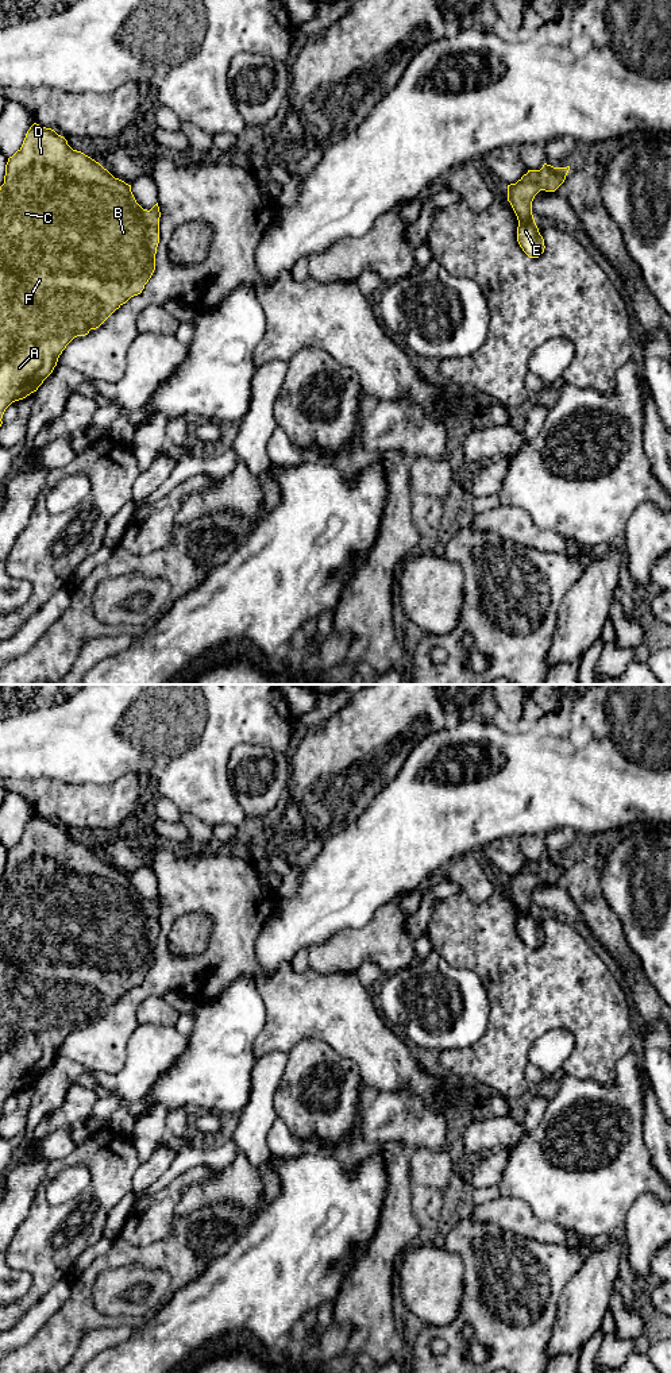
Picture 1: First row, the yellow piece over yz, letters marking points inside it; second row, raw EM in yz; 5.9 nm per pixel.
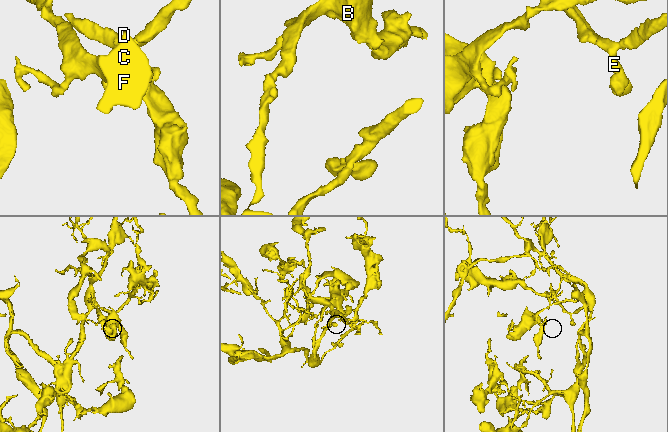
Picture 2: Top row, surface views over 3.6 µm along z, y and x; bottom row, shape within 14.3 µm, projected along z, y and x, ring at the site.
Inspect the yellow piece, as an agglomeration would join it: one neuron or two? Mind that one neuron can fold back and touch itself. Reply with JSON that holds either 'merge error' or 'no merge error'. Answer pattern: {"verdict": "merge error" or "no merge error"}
{"verdict": "no merge error"}

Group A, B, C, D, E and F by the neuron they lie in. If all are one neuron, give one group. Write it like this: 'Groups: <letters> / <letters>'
Groups: A B C D E F

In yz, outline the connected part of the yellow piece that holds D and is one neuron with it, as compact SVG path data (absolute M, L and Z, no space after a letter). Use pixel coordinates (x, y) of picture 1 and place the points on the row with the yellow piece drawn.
M34 123L26 134L22 147L8 158L4 184L0 186L0 427L5 409L15 401L36 392L53 373L66 346L77 336L85 336L99 328L116 309L138 296L155 270L155 254L159 243L159 207L143 209L135 200L131 185L115 178L99 162L73 150L68 140L54 130Z

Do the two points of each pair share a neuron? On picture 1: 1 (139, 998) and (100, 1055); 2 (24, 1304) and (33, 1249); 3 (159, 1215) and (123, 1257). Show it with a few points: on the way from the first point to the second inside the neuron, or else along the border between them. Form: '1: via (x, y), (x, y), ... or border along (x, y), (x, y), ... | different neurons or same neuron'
1: via (126, 1011), (103, 1041) | same neuron
2: via (38, 1291), (39, 1262) | same neuron
3: border along (120, 1234), (135, 1246), (147, 1246), (164, 1238) | different neurons

